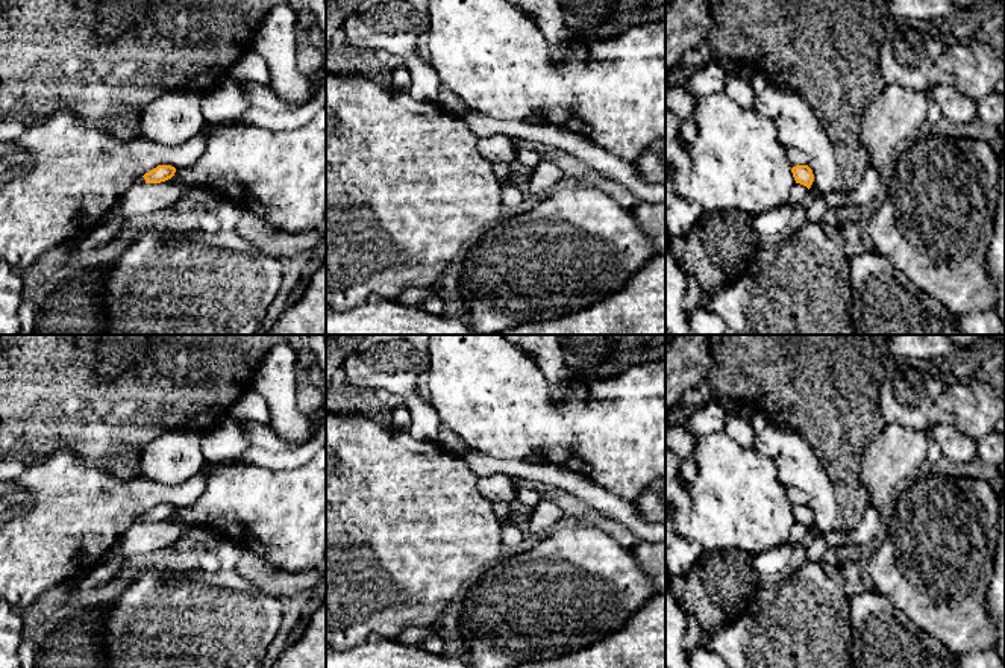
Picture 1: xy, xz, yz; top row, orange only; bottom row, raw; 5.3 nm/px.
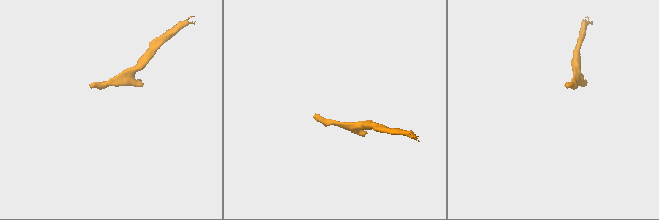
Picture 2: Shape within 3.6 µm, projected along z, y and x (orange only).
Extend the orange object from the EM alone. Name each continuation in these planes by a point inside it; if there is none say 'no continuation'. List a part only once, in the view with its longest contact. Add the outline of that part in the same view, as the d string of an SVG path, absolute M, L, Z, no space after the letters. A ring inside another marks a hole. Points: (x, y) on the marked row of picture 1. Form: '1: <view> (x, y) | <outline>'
no continuation

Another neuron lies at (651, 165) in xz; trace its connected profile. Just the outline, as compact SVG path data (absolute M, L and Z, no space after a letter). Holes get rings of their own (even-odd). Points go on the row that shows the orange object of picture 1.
M665 135L650 141L632 165L641 180L650 185L665 185Z

